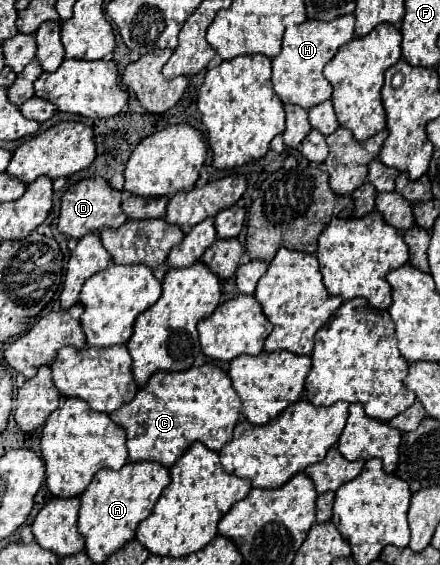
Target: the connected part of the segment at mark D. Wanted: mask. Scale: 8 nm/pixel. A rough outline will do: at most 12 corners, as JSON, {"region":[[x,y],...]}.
{"region":[[95,176],[61,198],[59,230],[83,238],[121,226],[123,194]]}

